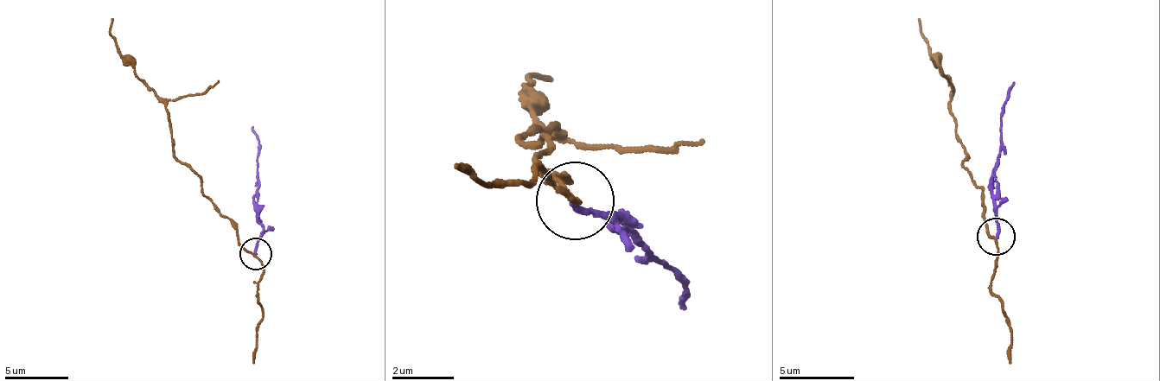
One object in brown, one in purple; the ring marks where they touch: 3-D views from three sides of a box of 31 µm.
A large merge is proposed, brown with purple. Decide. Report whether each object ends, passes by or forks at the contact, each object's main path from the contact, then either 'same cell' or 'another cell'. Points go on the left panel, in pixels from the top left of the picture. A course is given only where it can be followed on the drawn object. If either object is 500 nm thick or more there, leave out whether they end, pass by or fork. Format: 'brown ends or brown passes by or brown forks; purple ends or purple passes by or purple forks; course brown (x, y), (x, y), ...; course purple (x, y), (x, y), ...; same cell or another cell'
brown passes by; purple ends; course brown (256, 254), (239, 243), (201, 177), (175, 158), (163, 99), (118, 52), (114, 18); course purple (256, 254), (263, 229), (258, 184), (259, 139), (251, 125); another cell

